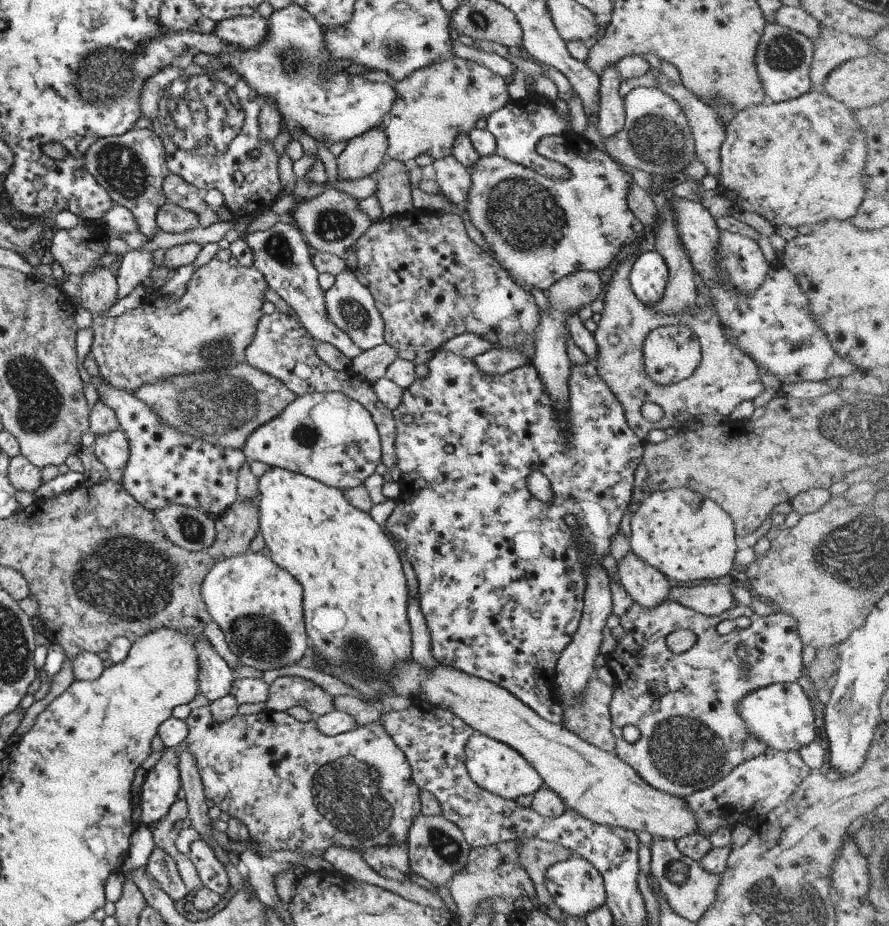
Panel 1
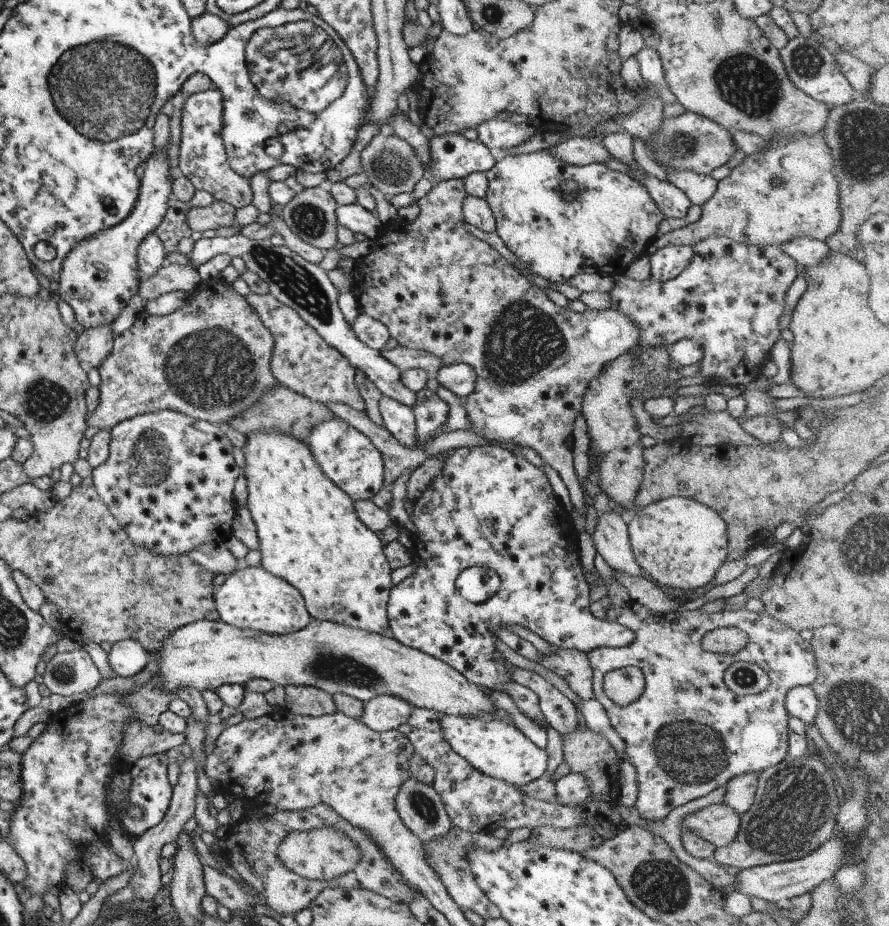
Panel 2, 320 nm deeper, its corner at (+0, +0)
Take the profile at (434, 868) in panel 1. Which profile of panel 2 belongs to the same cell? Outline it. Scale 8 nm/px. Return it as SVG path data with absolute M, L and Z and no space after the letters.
M409 777L399 786L395 812L421 843L443 838L452 828L433 785L421 784L415 778Z

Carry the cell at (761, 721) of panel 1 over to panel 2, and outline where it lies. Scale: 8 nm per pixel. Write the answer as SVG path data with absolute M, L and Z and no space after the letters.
M803 685L787 690L783 698L783 708L789 717L799 719L804 725L813 724L817 714L817 698L810 686Z

